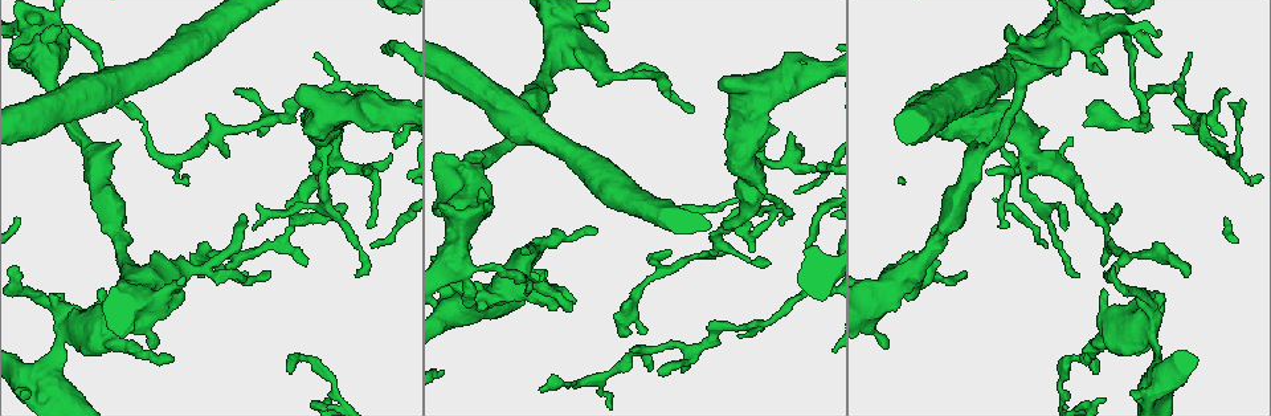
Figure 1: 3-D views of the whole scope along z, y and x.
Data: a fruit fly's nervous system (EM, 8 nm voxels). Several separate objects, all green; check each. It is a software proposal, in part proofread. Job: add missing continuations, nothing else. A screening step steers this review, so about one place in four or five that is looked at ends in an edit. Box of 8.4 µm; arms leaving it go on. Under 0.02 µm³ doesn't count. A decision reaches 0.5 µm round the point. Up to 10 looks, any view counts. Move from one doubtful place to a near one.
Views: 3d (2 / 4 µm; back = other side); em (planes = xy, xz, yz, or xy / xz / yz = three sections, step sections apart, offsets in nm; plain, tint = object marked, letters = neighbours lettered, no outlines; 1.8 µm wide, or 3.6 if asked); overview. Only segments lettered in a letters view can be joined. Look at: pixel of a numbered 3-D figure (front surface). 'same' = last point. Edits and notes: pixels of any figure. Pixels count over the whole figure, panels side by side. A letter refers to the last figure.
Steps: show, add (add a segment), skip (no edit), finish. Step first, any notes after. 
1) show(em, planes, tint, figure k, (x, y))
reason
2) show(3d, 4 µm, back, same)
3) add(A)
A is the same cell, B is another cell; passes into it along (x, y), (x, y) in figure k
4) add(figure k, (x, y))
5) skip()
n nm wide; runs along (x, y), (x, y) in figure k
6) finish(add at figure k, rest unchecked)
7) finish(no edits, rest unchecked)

show(em, 3.6 µm, xy, step 4, letters, figure 1, (1029, 151))
sharp bend

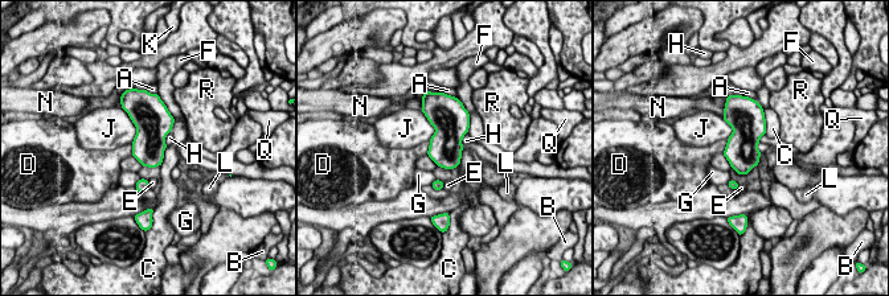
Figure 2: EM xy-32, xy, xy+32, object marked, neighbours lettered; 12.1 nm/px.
skip()
400 nm wide; A, B, C, D, E, F, G, H, J, K, L, N, Q and R are other cells; border along (430, 140), (426, 153) in figure 2; no lettered segment goes on from it

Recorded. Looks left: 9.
show(em, planes, letters, figure 1, (306, 266))
branch stops here

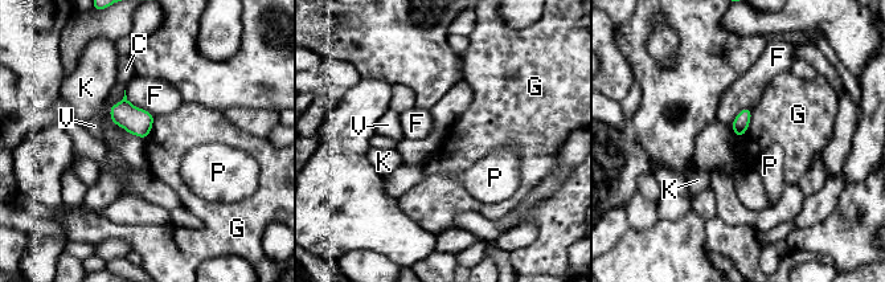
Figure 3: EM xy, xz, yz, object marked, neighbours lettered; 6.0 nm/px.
skip()
100 nm wide; C, F, G, K, P and V are other cells; border along (752, 109), (749, 126), (738, 138) in figure 3; no lettered segment goes on from it

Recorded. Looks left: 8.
show(3d, 4 µm, figure 1, (574, 304))

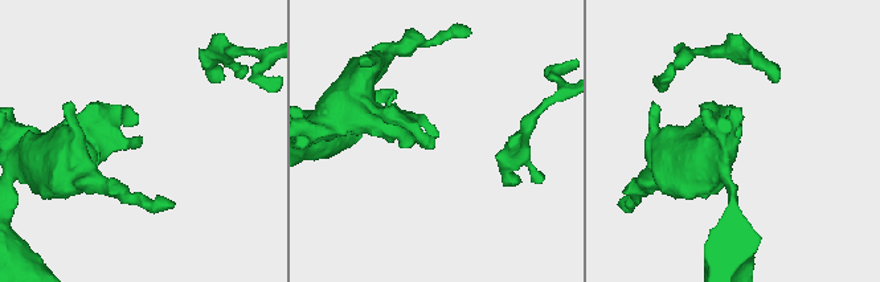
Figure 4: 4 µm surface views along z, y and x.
show(em, 3.6 µm, yz, step 16, tint, figure 4, (140, 139))
need the tissue

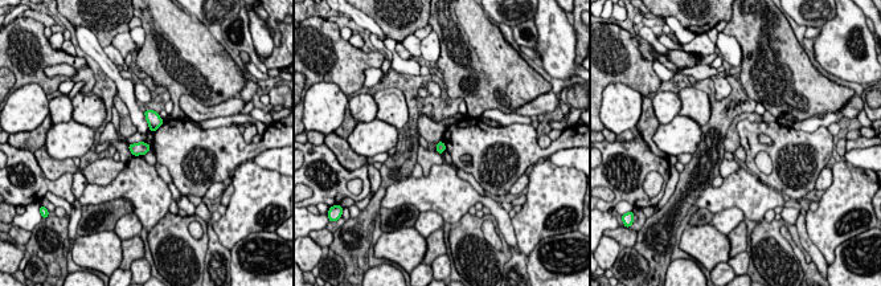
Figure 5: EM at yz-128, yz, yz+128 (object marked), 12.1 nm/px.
show(em, 3.6 µm, planes, letters, same)

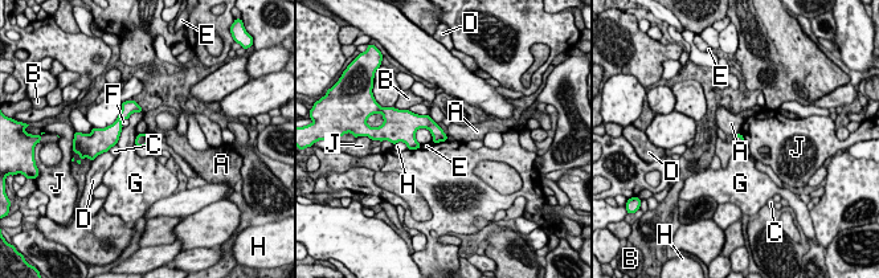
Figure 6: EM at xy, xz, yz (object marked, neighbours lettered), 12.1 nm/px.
skip()
A, B, C, D, E, F, G, H and J are other cells; border along (445, 140), (434, 144) in figure 6; no lettered segment goes on from it

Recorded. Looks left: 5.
show(em, xz, step 4, tint, figure 1, (658, 375))
free end

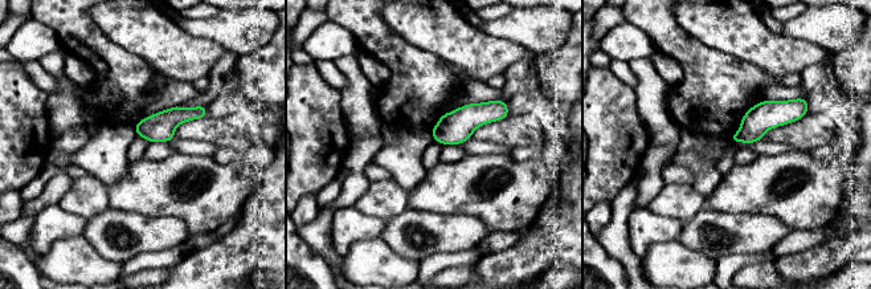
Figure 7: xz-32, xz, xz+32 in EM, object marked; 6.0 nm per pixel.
show(em, xz, step 4, letters, same)

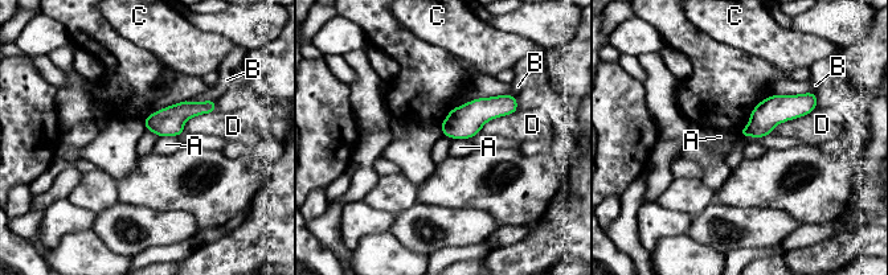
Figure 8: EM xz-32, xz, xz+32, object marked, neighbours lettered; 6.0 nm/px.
skip()
A, B, C and D are other cells; border along (188, 99), (192, 102), (215, 101) in figure 8; no lettered segment goes on from it

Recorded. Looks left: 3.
finish(no edits, rest unchecked)

